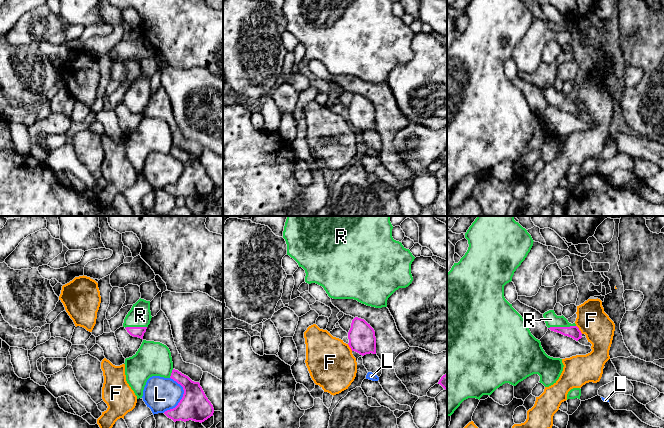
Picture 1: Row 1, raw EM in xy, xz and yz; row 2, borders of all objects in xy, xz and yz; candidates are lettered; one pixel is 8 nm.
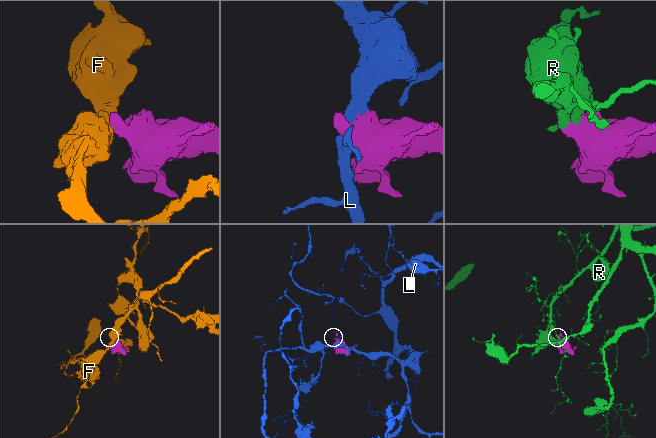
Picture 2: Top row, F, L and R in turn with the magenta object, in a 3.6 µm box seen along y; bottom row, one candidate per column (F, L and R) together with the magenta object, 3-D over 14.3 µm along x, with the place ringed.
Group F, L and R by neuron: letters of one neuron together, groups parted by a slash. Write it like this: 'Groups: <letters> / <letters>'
Groups: F / L / R

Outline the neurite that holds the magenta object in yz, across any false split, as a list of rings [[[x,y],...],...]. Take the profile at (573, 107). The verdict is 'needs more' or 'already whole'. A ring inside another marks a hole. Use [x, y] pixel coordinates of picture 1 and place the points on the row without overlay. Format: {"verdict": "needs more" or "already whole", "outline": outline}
{"verdict": "needs more", "outline": [[[549,86],[543,90],[544,97],[546,102],[551,107],[560,109],[564,112],[568,112],[578,117],[582,114],[582,109],[575,99],[571,100],[568,96],[562,91],[557,92],[554,86]]]}

